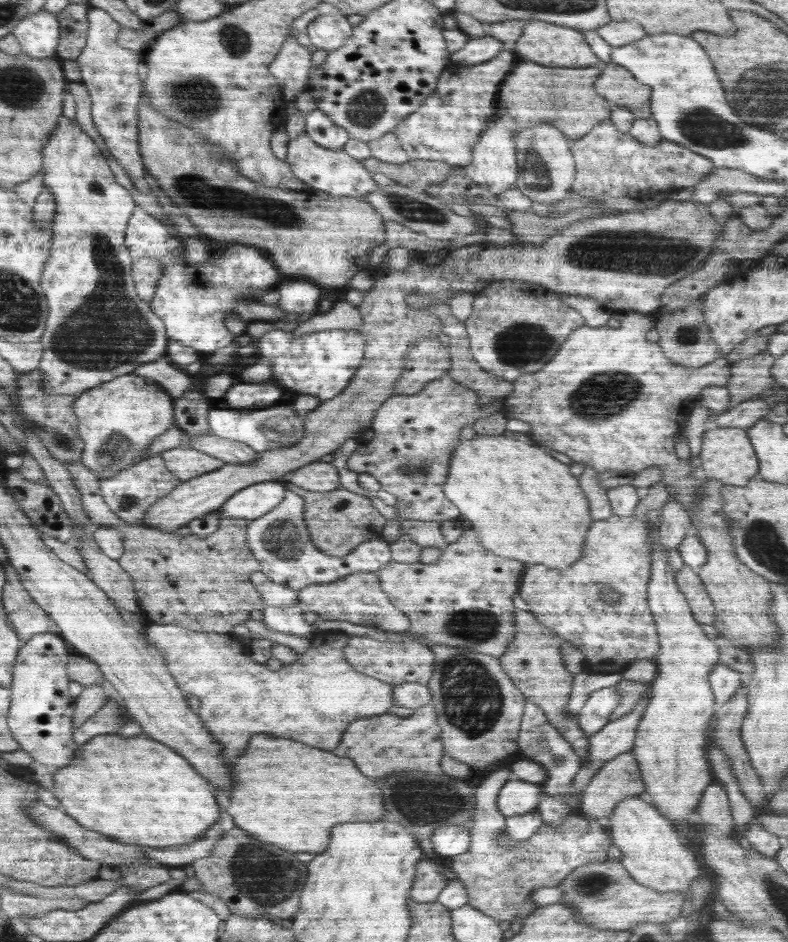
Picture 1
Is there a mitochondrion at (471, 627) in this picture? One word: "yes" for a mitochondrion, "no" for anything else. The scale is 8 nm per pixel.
yes

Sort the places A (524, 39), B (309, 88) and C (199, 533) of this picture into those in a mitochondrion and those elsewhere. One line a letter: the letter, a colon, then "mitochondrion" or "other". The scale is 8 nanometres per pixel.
A: other
B: other
C: other

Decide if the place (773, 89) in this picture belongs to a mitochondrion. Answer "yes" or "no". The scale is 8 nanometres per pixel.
yes

